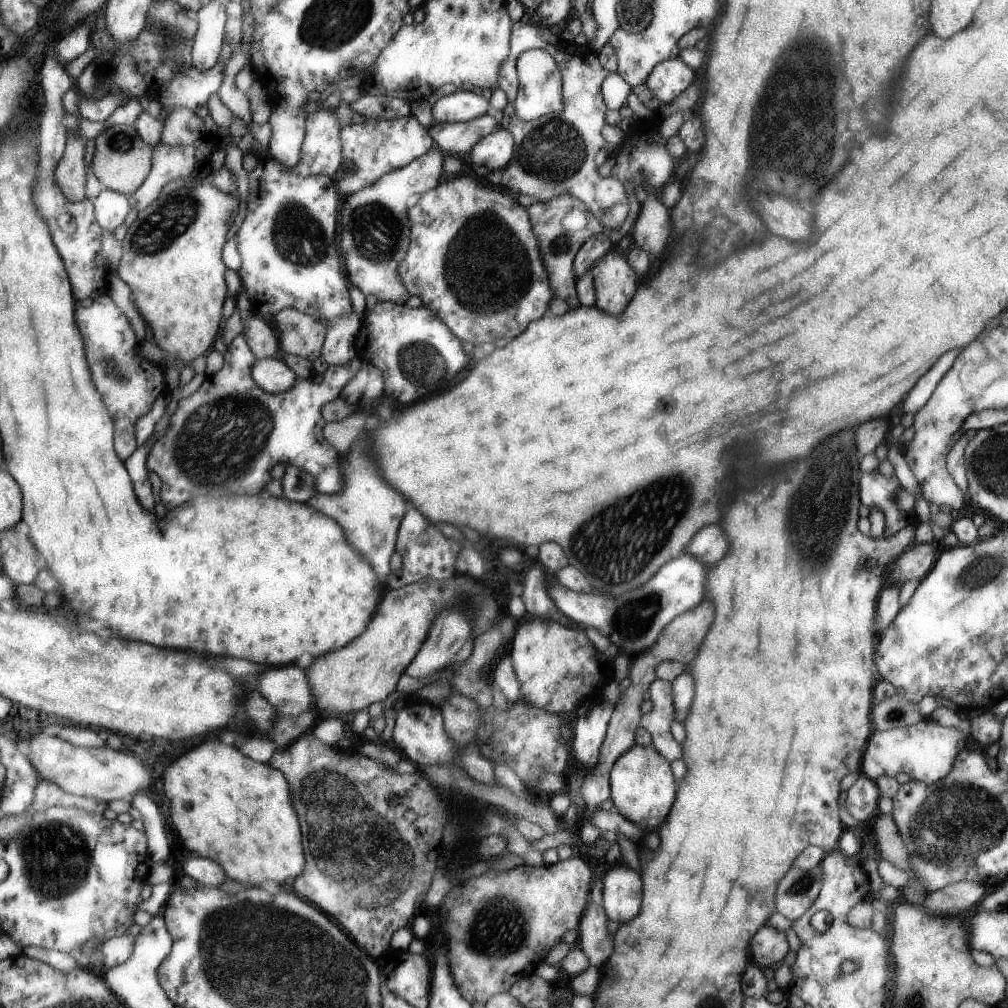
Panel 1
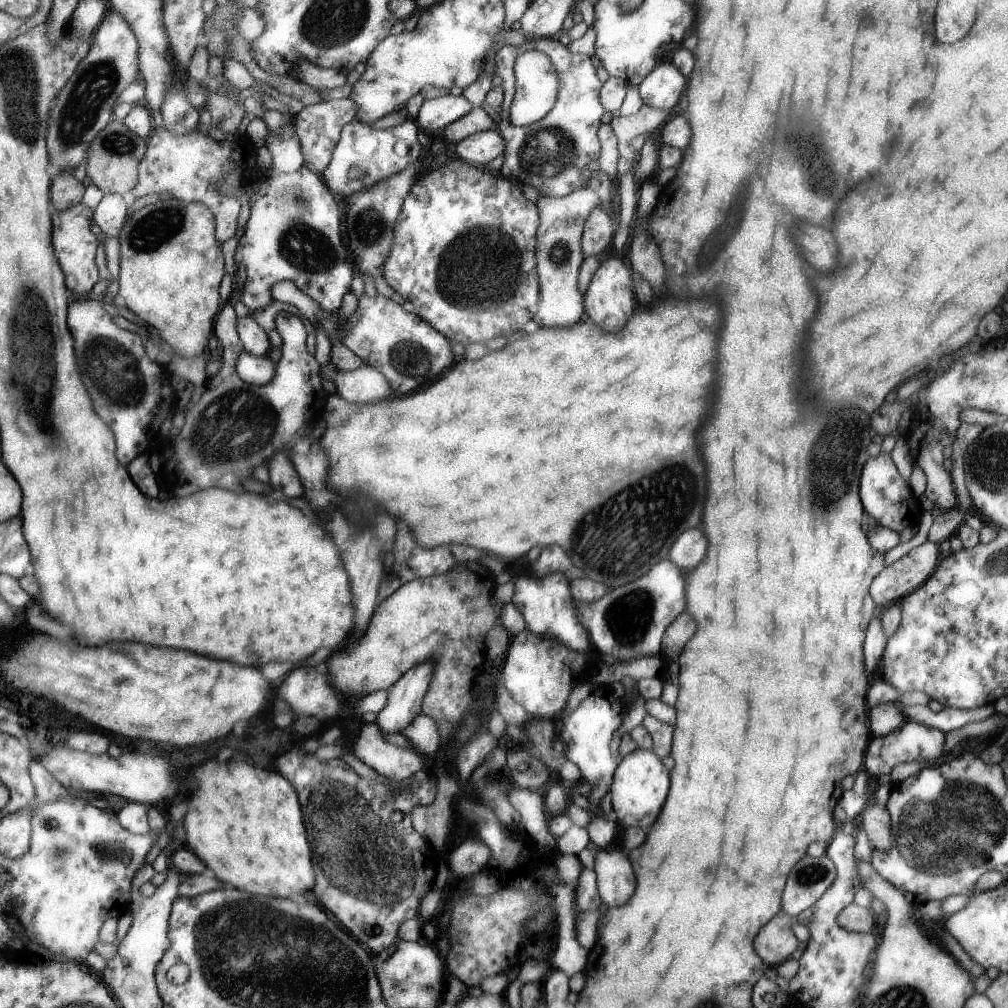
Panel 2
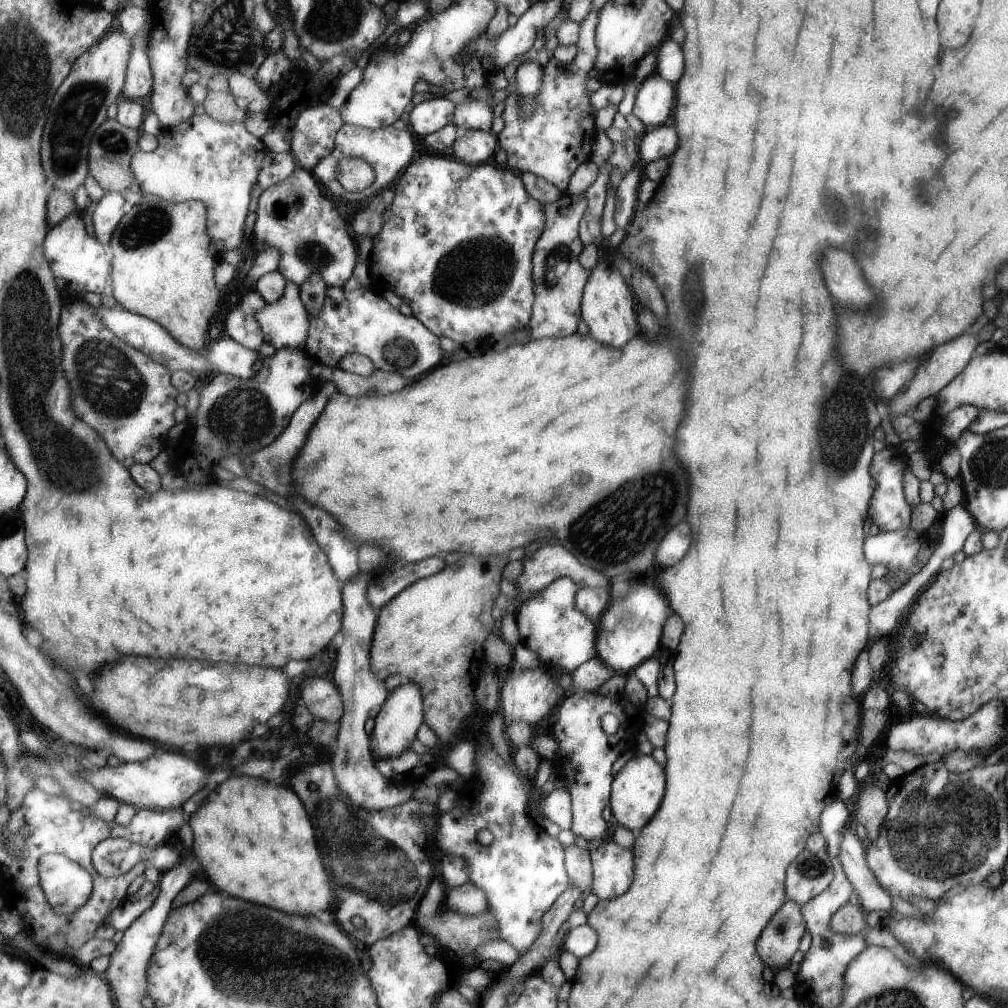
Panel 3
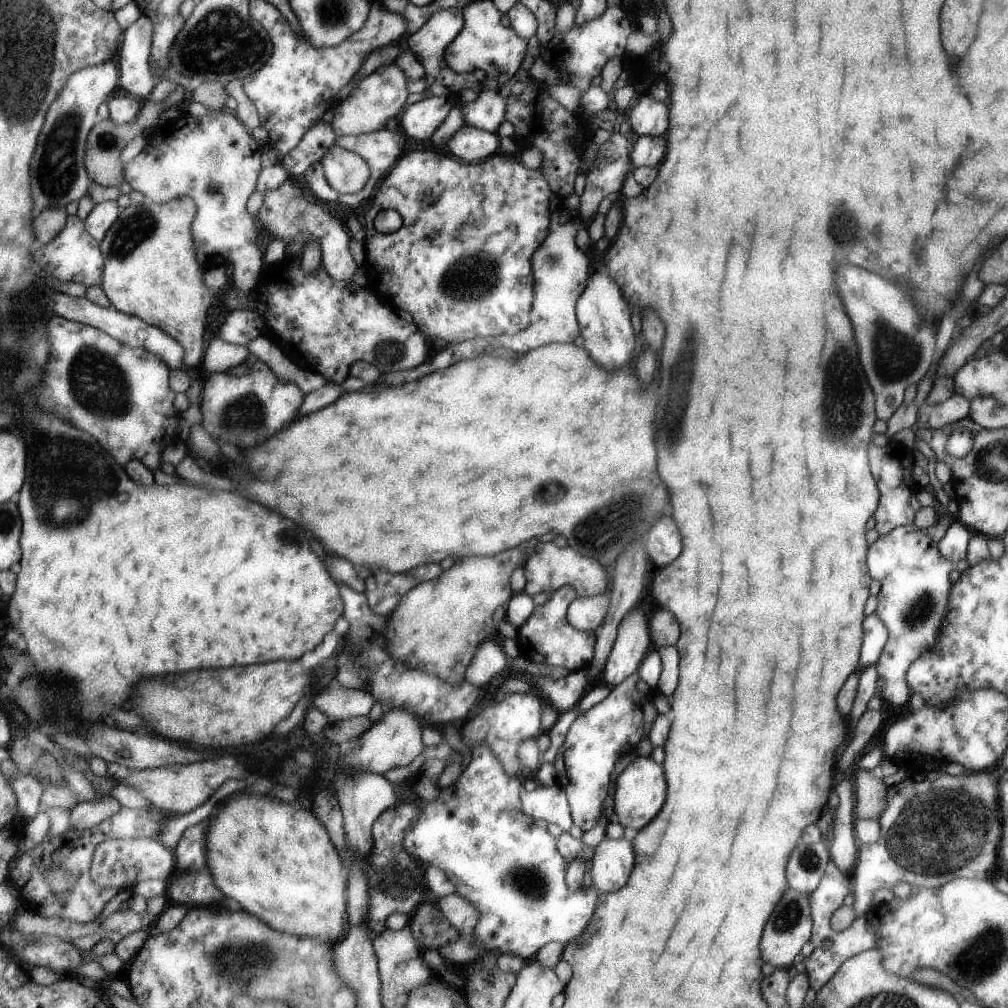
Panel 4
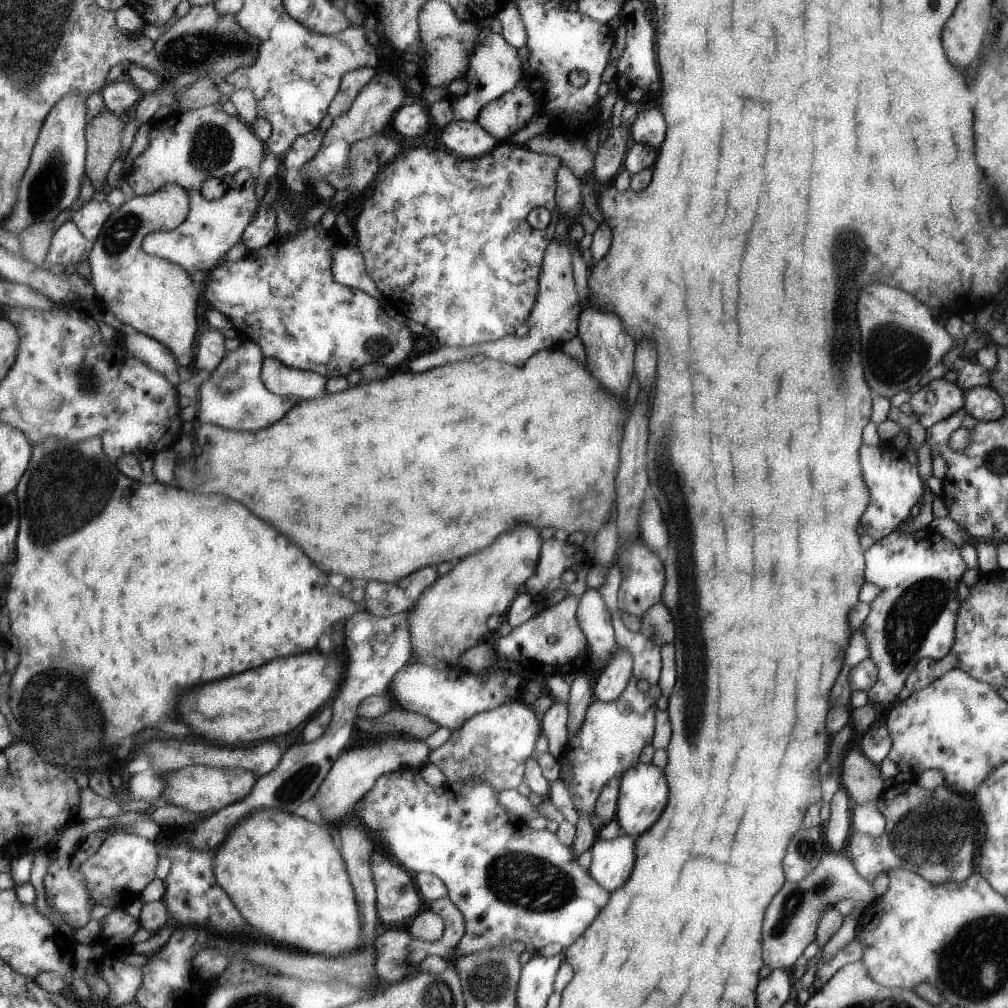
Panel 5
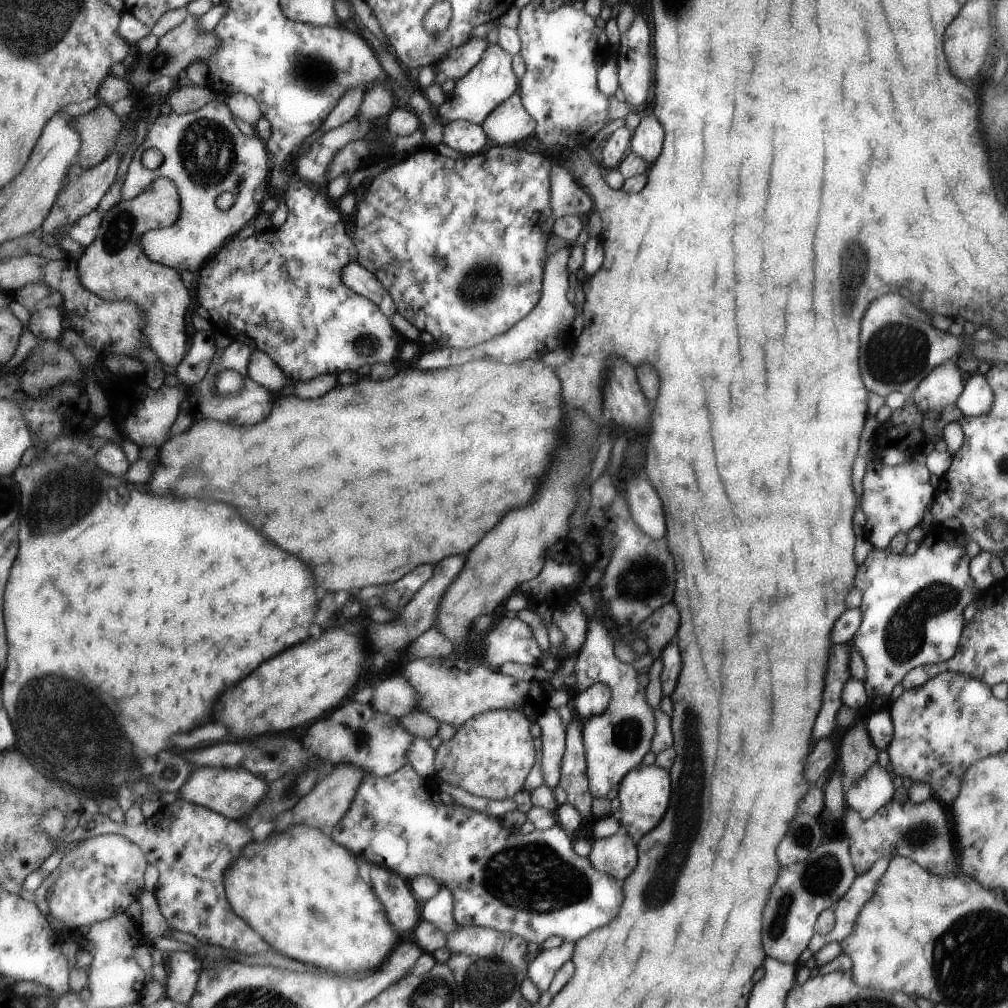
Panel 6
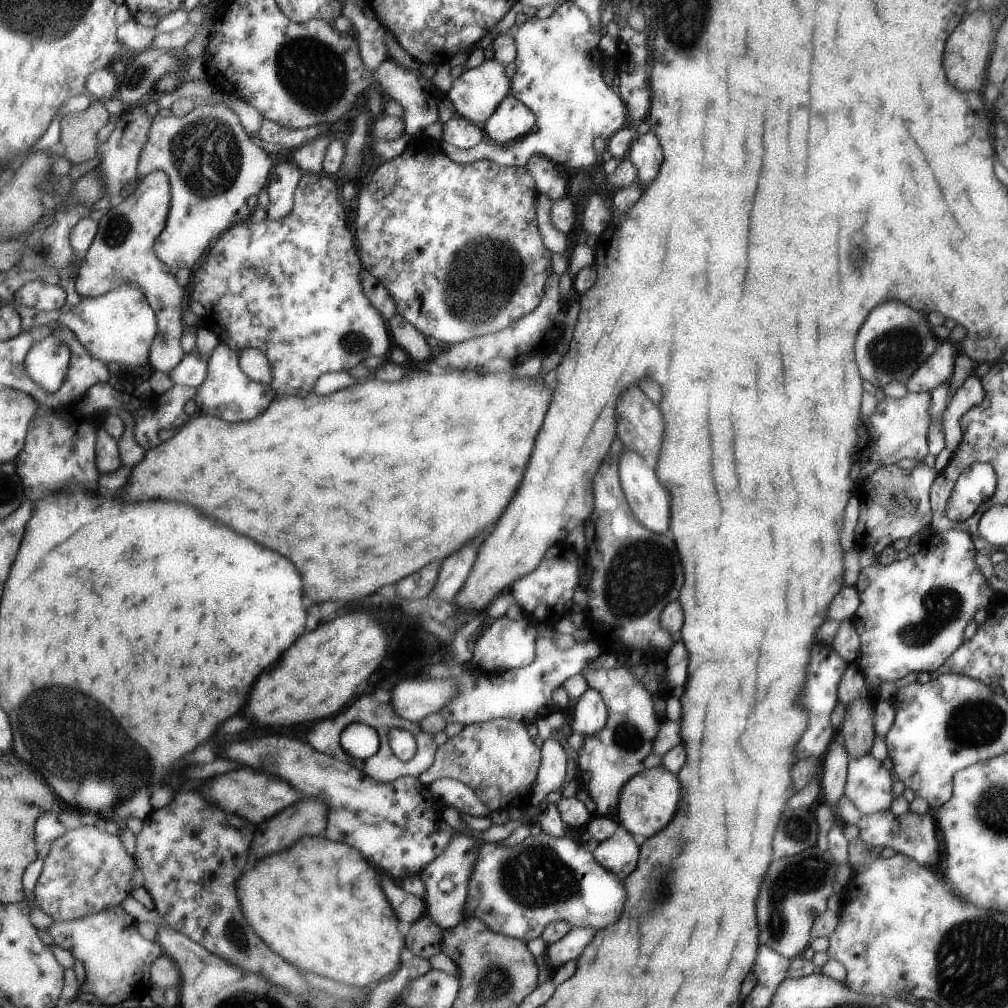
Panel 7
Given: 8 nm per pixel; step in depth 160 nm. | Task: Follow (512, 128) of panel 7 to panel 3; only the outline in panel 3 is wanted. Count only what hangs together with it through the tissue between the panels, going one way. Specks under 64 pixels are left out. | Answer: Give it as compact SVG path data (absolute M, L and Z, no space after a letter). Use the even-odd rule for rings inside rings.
M469 100L459 102L453 110L452 122L461 130L483 130L490 131L493 112L488 102Z

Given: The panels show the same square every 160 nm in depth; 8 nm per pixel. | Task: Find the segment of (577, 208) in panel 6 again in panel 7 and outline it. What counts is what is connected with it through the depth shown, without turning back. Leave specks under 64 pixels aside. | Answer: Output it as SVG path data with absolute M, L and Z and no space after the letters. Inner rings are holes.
M533 155L524 167L535 179L539 194L548 196L552 201L560 200L561 197L566 196L567 182L563 180L563 176L559 176L554 163L539 155Z

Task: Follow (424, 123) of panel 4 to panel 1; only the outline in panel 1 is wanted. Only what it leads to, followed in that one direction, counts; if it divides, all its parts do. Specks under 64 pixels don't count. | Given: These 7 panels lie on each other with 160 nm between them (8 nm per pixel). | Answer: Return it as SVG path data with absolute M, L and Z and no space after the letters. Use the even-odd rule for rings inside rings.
M457 89L451 94L444 95L432 105L433 122L456 123L480 117L492 112L489 100L473 91Z

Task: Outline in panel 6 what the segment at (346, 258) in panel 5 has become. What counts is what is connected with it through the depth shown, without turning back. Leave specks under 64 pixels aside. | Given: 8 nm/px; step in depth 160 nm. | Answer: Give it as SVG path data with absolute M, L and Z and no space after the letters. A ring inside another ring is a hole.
M358 260L350 262L343 272L343 282L371 302L377 303L381 310L391 319L398 312L397 303L385 285Z

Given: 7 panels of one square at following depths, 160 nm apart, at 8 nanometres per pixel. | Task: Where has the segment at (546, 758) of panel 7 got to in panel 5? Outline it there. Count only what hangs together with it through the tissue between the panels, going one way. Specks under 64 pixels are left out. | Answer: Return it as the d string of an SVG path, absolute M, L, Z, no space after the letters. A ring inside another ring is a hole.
M552 697L552 704L541 719L541 732L548 742L548 752L560 761L566 750L566 720L568 717L567 701Z

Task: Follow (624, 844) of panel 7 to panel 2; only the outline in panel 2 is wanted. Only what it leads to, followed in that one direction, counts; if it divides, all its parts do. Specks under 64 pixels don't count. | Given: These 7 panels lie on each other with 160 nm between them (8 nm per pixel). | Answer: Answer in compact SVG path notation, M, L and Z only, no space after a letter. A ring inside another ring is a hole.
M610 847L594 851L593 871L600 902L608 908L625 904L635 890L635 876L623 848Z

